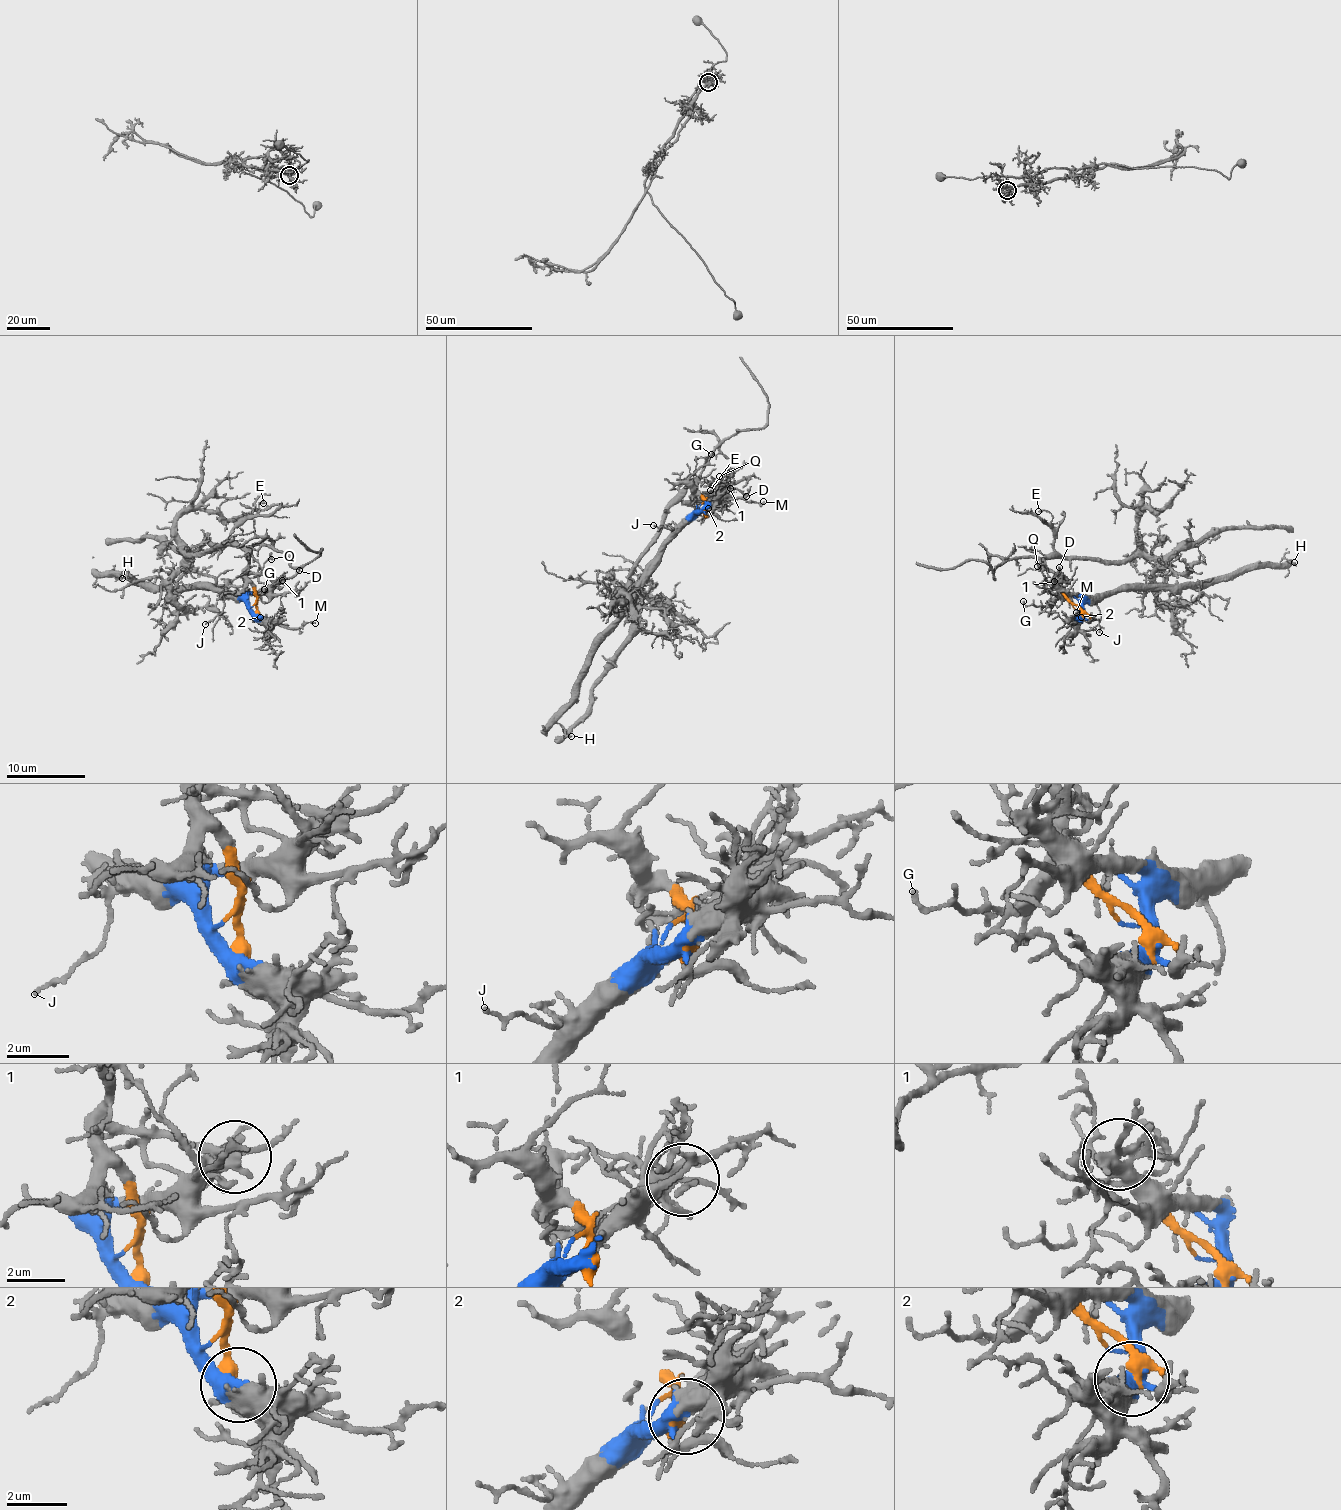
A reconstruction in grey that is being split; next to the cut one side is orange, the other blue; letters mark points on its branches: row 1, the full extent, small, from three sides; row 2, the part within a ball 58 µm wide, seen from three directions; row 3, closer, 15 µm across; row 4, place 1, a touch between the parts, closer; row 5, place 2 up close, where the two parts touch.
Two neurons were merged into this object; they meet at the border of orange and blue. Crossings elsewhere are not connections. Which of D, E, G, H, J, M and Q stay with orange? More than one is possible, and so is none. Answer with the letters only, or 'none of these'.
E, G

